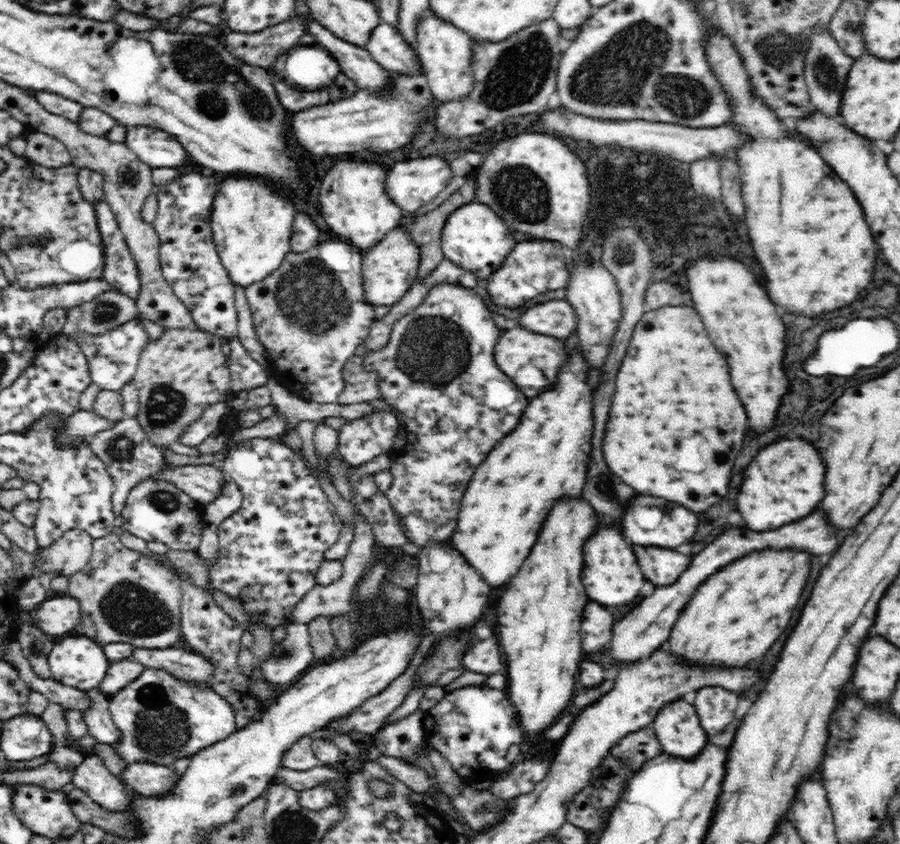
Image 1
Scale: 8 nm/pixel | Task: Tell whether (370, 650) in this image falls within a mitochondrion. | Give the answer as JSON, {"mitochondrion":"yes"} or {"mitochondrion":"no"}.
{"mitochondrion":"no"}

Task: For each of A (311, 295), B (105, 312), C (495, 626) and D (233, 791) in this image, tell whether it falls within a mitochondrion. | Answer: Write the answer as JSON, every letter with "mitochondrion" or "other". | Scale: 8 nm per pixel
{"A":"mitochondrion","B":"mitochondrion","C":"other","D":"mitochondrion"}

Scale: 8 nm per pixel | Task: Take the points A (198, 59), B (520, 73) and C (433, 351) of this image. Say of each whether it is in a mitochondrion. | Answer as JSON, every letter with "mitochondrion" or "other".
{"A":"mitochondrion","B":"mitochondrion","C":"mitochondrion"}

